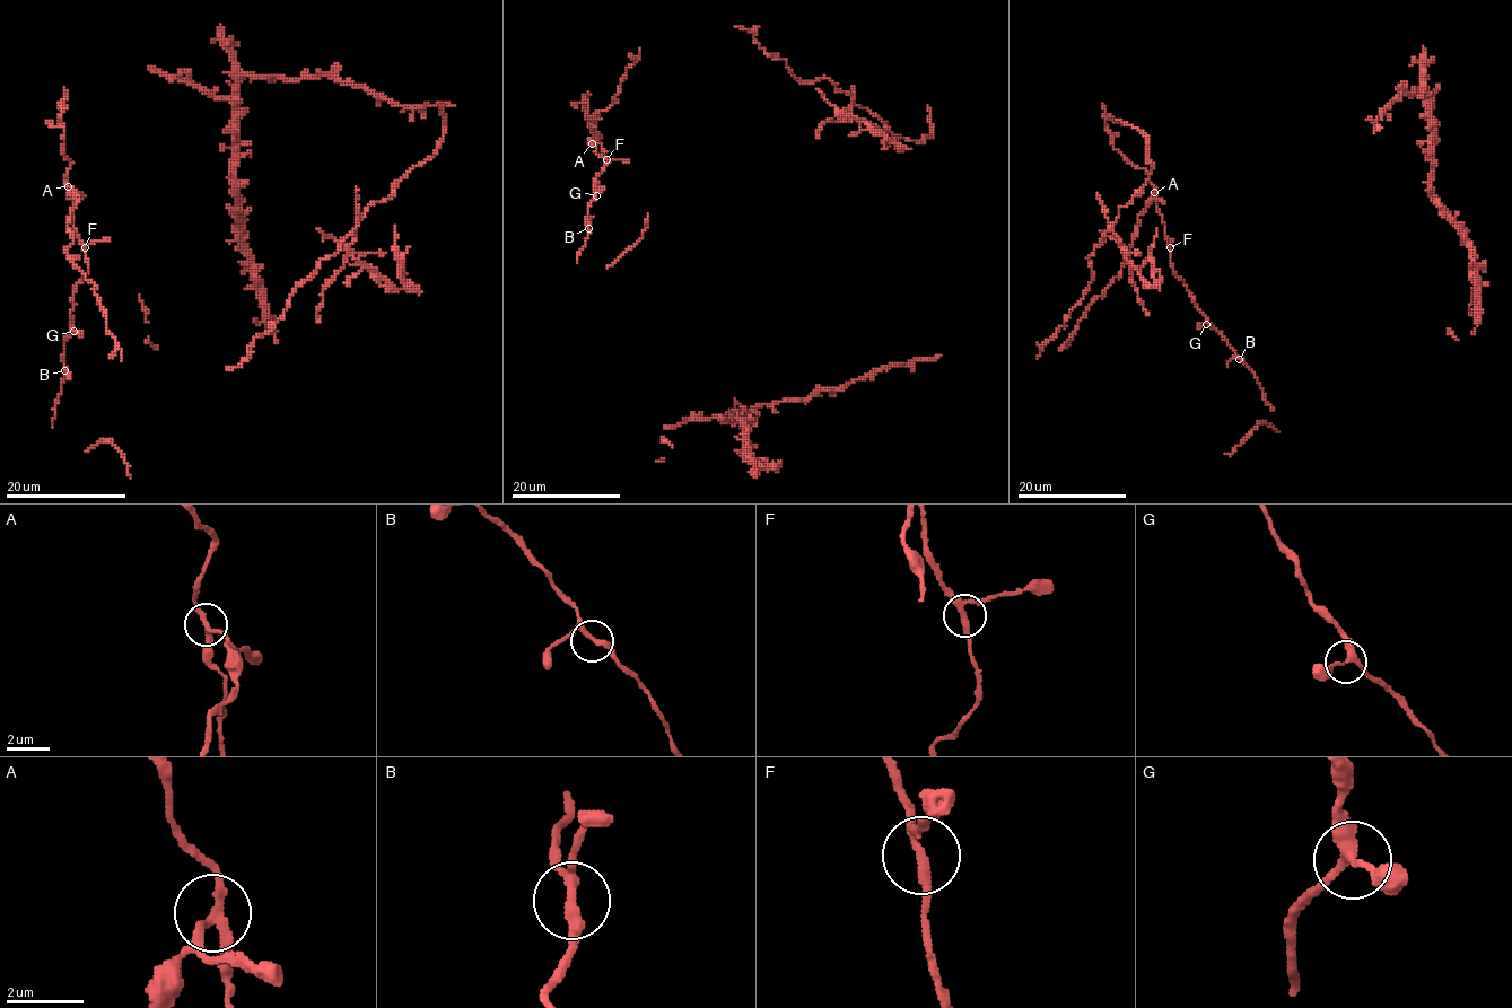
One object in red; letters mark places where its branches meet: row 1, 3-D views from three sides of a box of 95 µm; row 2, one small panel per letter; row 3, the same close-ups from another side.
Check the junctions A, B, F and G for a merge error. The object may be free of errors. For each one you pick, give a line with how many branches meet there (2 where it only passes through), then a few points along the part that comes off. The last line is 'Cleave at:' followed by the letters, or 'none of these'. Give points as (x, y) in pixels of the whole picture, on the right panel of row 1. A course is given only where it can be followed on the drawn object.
A: branches 3
Cleave at: A

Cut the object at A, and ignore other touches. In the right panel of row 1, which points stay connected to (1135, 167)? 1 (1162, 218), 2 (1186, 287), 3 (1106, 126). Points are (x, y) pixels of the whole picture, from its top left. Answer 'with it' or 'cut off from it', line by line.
1: with it
2: with it
3: with it

